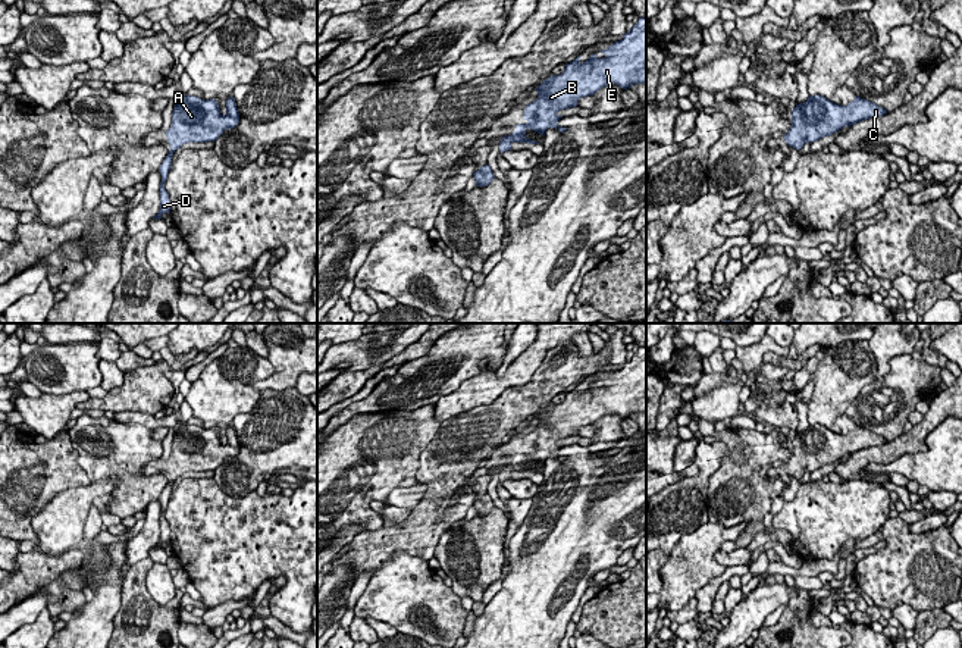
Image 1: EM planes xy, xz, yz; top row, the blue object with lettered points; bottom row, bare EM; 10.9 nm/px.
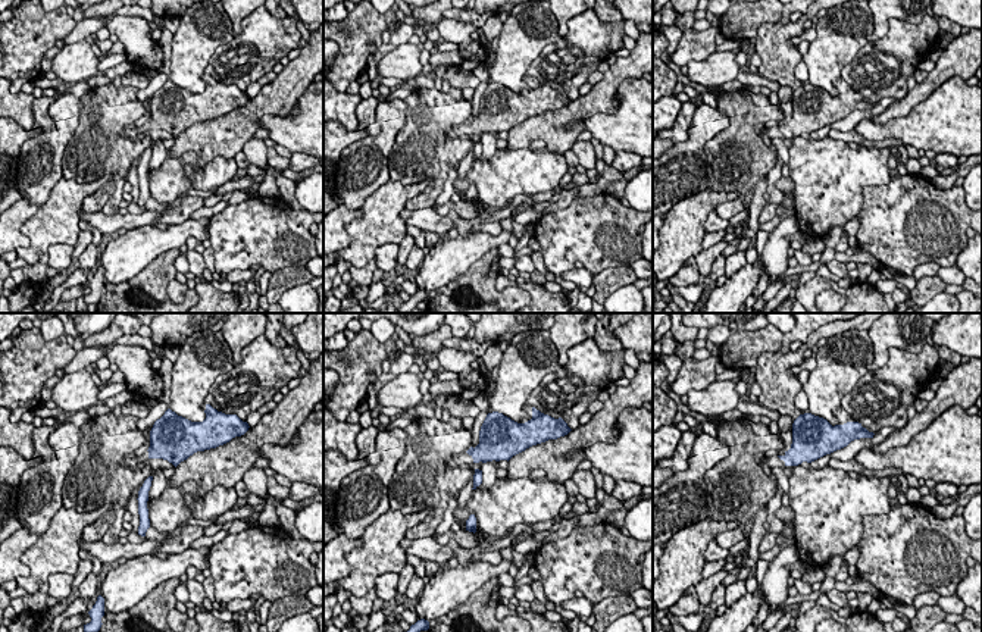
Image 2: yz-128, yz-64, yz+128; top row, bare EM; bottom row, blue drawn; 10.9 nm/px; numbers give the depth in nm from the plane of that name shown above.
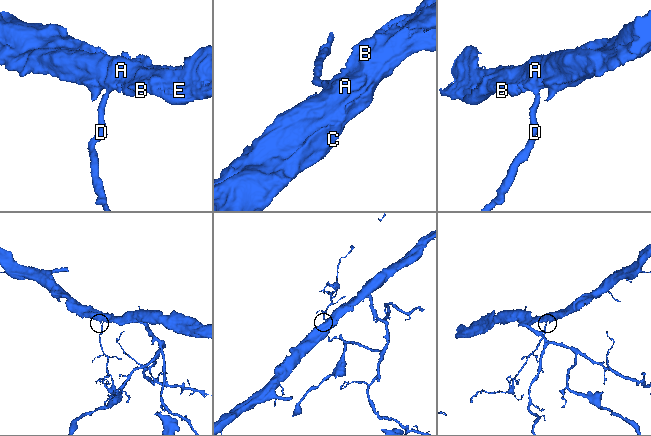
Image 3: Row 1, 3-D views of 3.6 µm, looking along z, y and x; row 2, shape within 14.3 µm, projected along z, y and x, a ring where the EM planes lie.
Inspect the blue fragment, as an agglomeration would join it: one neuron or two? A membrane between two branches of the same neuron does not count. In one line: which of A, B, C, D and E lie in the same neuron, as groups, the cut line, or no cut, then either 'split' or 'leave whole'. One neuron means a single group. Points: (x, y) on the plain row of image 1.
A B C D E | no cut | leave whole

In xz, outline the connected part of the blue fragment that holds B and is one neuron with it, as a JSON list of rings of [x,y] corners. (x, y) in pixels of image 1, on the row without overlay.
[[[646,344],[623,364],[620,370],[601,379],[605,386],[595,384],[582,392],[580,385],[565,394],[561,404],[551,404],[535,419],[538,428],[527,433],[523,442],[524,453],[518,453],[511,464],[502,466],[499,472],[501,483],[513,479],[513,472],[538,473],[526,466],[527,458],[545,466],[548,457],[560,461],[567,457],[558,456],[563,445],[557,442],[576,436],[582,426],[593,425],[601,417],[617,413],[627,419],[633,413],[646,413]]]

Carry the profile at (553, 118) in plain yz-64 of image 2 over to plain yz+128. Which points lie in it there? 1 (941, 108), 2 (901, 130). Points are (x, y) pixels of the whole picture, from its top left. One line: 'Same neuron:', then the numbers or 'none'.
Same neuron: none

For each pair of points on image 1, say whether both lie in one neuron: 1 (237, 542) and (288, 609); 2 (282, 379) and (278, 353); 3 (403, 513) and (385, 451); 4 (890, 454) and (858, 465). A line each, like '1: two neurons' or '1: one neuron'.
1: one neuron
2: one neuron
3: two neurons
4: one neuron

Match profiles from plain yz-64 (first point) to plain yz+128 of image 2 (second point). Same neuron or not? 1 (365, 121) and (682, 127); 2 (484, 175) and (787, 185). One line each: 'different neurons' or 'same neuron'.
1: same neuron
2: different neurons

